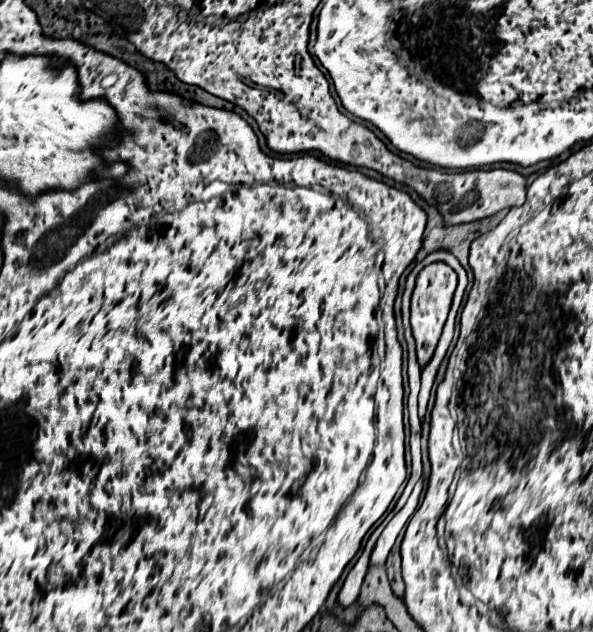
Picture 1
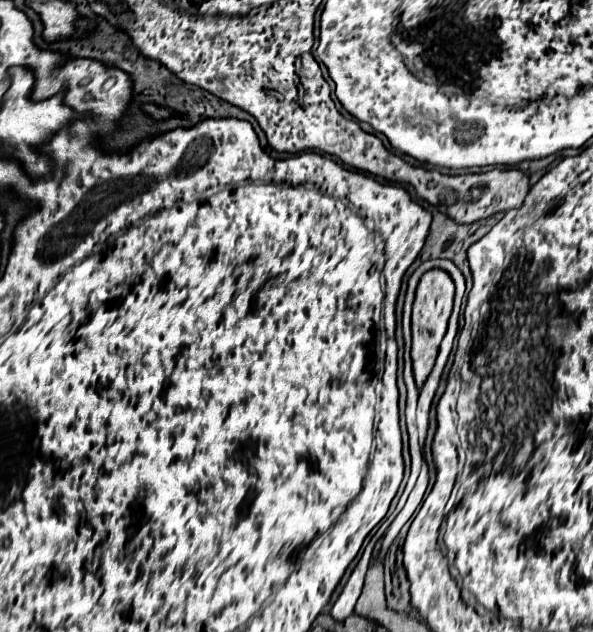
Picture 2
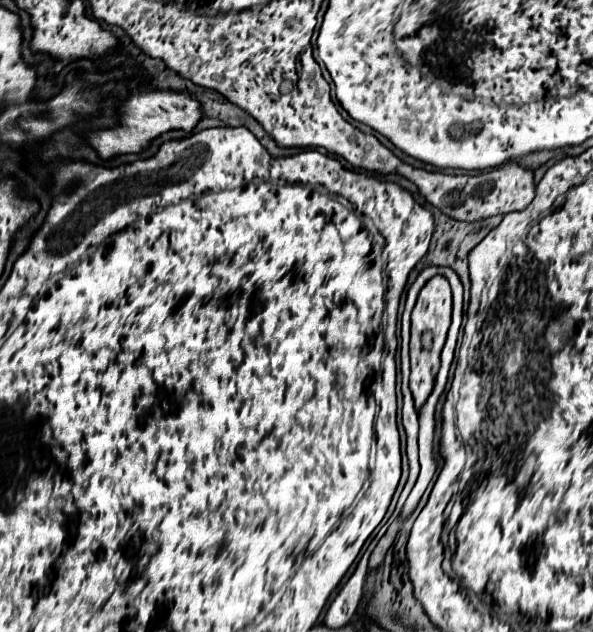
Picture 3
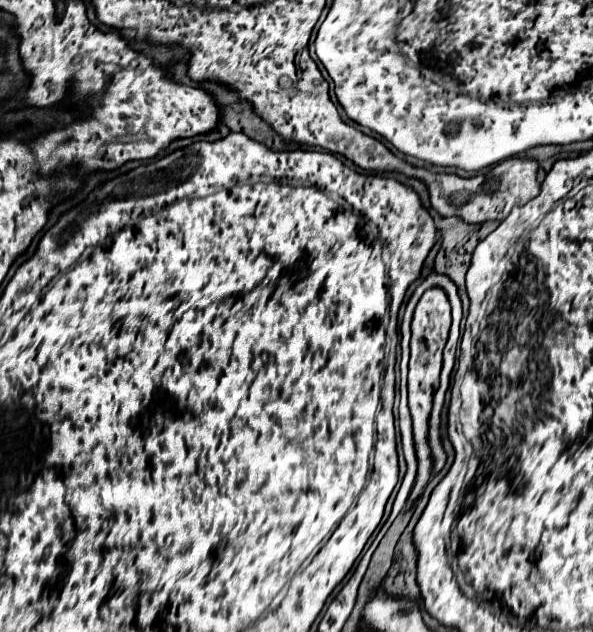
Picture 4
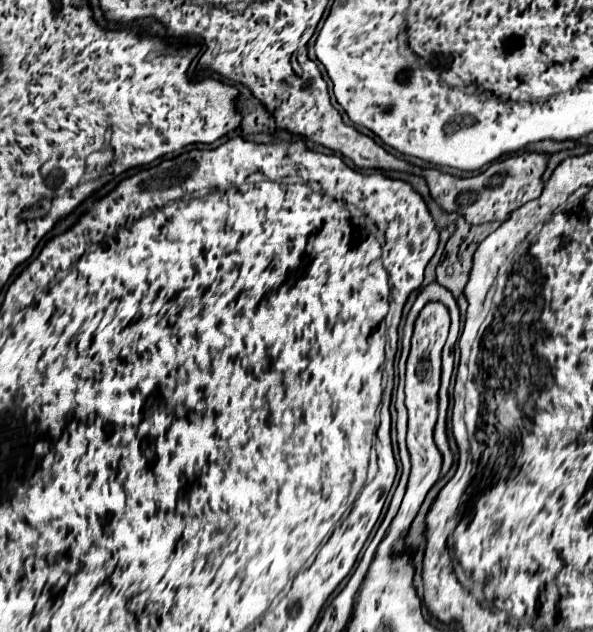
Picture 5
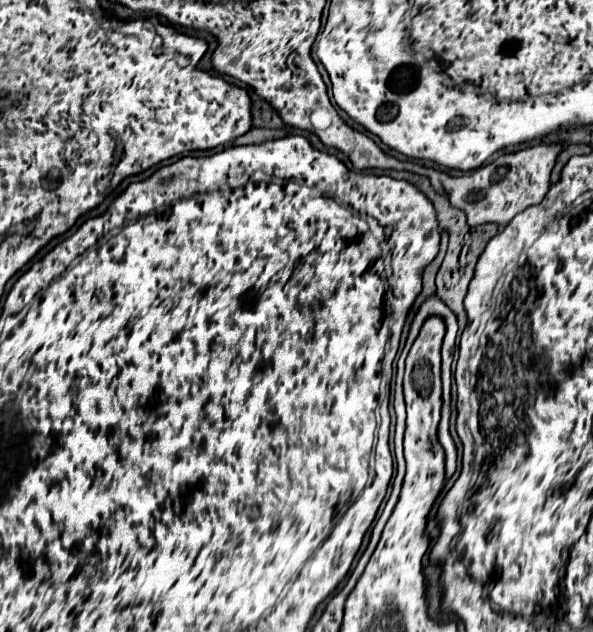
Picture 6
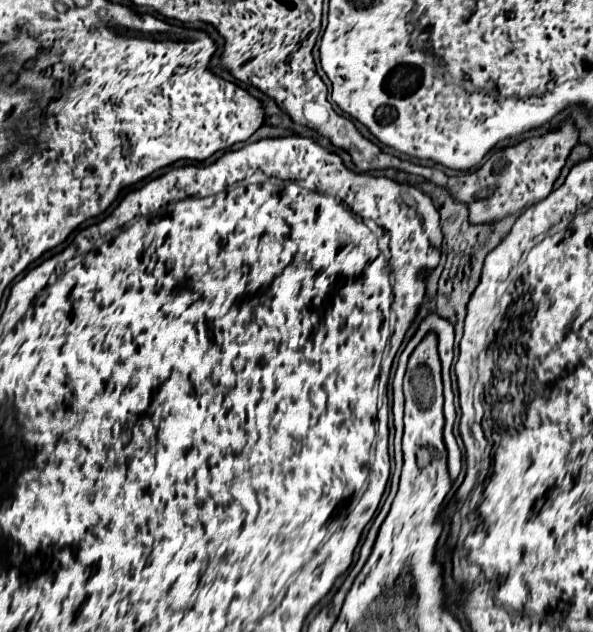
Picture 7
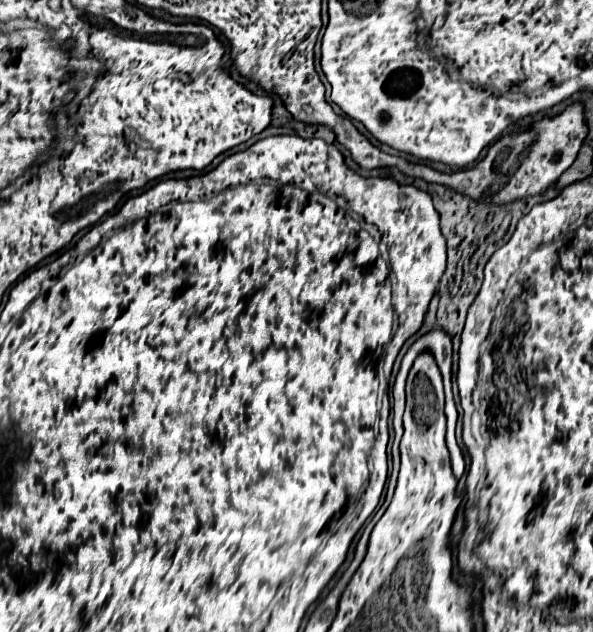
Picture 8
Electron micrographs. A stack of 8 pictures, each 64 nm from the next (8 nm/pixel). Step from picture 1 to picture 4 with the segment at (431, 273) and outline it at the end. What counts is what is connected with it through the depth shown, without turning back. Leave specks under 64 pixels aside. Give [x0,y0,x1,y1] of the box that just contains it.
[404,288,450,510]

